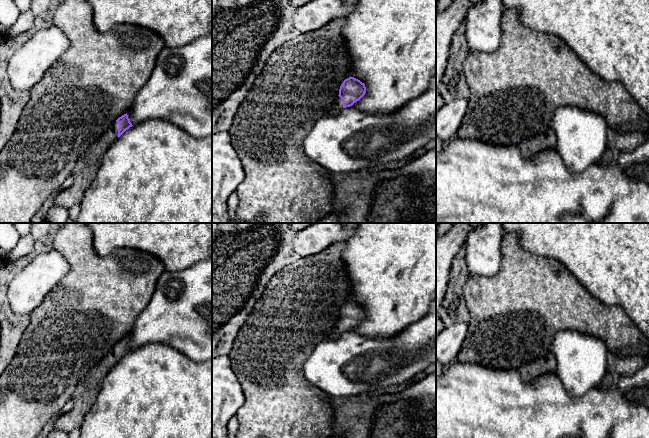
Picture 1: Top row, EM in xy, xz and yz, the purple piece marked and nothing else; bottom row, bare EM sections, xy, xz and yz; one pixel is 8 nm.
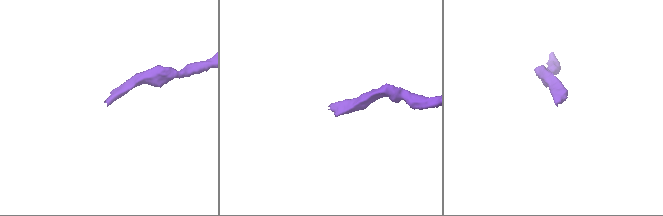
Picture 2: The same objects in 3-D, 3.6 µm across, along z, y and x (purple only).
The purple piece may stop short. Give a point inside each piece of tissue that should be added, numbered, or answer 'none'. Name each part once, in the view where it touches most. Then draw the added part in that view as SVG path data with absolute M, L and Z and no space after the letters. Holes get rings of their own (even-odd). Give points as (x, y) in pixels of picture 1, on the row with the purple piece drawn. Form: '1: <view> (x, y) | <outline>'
1: xy (85, 170) | M115 121L78 159L72 171L74 182L68 189L61 190L55 195L55 206L69 209L74 205L80 205L86 190L96 177L103 155L117 140L118 130L119 125Z

